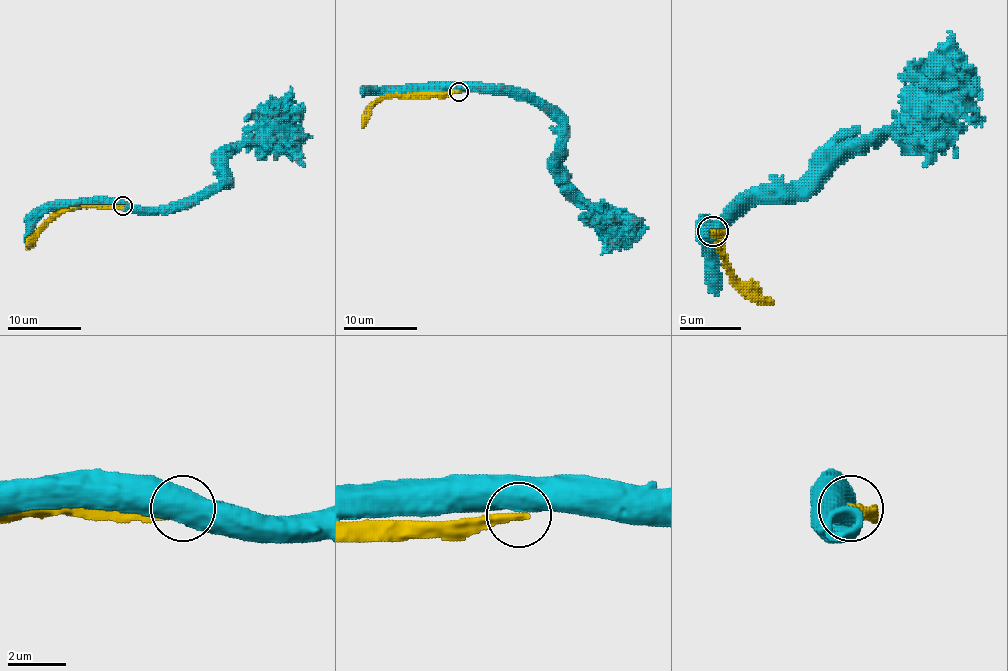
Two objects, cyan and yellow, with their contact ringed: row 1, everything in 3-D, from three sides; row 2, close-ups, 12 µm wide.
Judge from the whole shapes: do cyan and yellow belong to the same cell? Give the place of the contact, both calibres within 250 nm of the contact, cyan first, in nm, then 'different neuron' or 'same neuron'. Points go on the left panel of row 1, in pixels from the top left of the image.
at (123, 206); 750 nm thick on the cyan side, 400 nm on the other; different neuron

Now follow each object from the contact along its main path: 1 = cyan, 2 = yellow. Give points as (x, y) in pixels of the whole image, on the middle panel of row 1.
1: (459, 91), (523, 93), (531, 96), (558, 124), (564, 181), (591, 208), (626, 232)
2: (459, 91), (380, 98), (371, 107), (362, 128)

